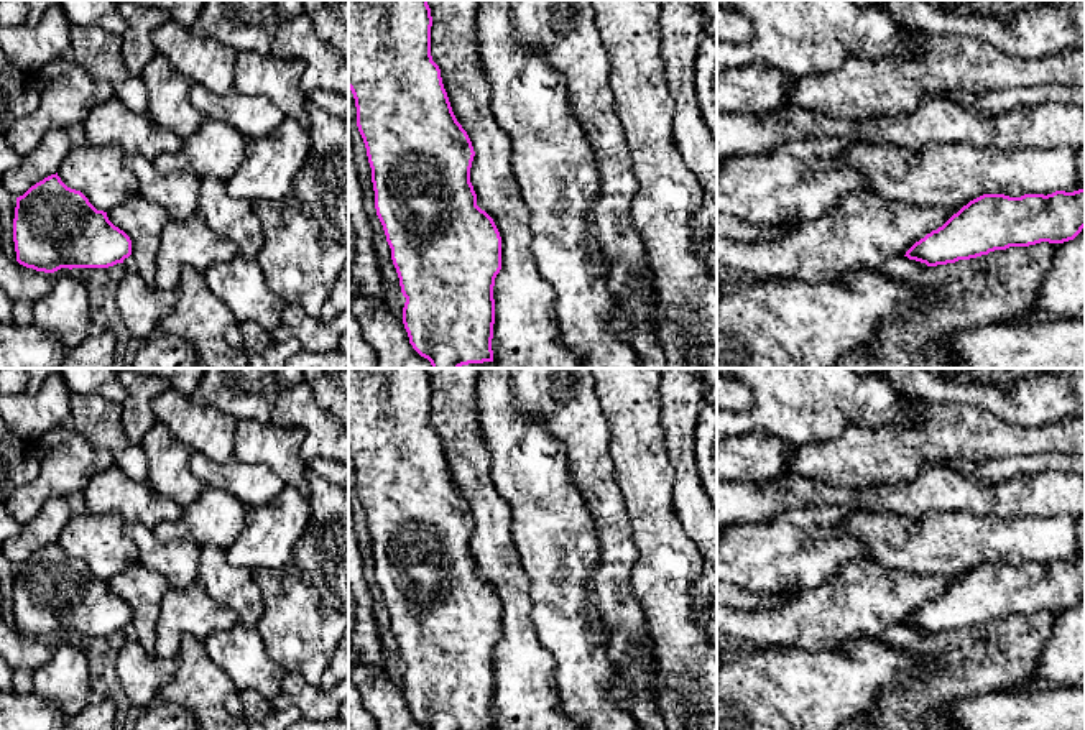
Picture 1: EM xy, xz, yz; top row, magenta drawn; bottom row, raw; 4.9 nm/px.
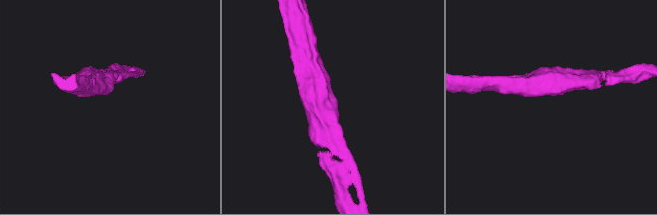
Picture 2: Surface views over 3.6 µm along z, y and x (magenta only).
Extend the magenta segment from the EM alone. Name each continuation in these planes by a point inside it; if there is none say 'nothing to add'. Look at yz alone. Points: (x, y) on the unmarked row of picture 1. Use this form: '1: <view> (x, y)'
nothing to add

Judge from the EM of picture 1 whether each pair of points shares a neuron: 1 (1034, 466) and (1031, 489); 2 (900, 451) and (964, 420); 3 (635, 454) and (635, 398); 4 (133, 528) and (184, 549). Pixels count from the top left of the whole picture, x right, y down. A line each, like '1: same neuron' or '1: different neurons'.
1: different neurons
2: same neuron
3: same neuron
4: same neuron

